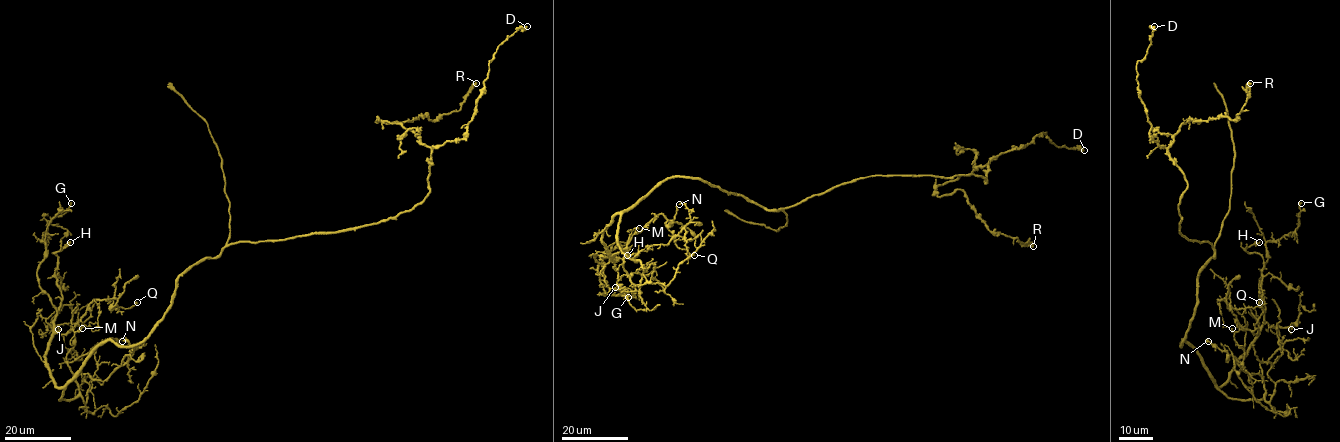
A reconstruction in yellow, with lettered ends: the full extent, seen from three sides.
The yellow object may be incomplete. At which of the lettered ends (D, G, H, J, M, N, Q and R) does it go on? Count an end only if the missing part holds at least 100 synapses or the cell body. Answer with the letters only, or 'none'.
none

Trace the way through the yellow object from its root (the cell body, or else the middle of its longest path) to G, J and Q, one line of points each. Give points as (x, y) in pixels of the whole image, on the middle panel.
G: (779, 210), (692, 177), (661, 181), (605, 228), (613, 259), (594, 257), (604, 293), (628, 297)
J: (779, 210), (765, 210), (699, 179), (668, 177), (617, 213), (603, 233), (610, 254), (604, 281), (615, 287)
Q: (779, 210), (672, 176), (617, 213), (602, 236), (618, 253), (662, 214), (674, 222), (675, 245), (694, 255)

